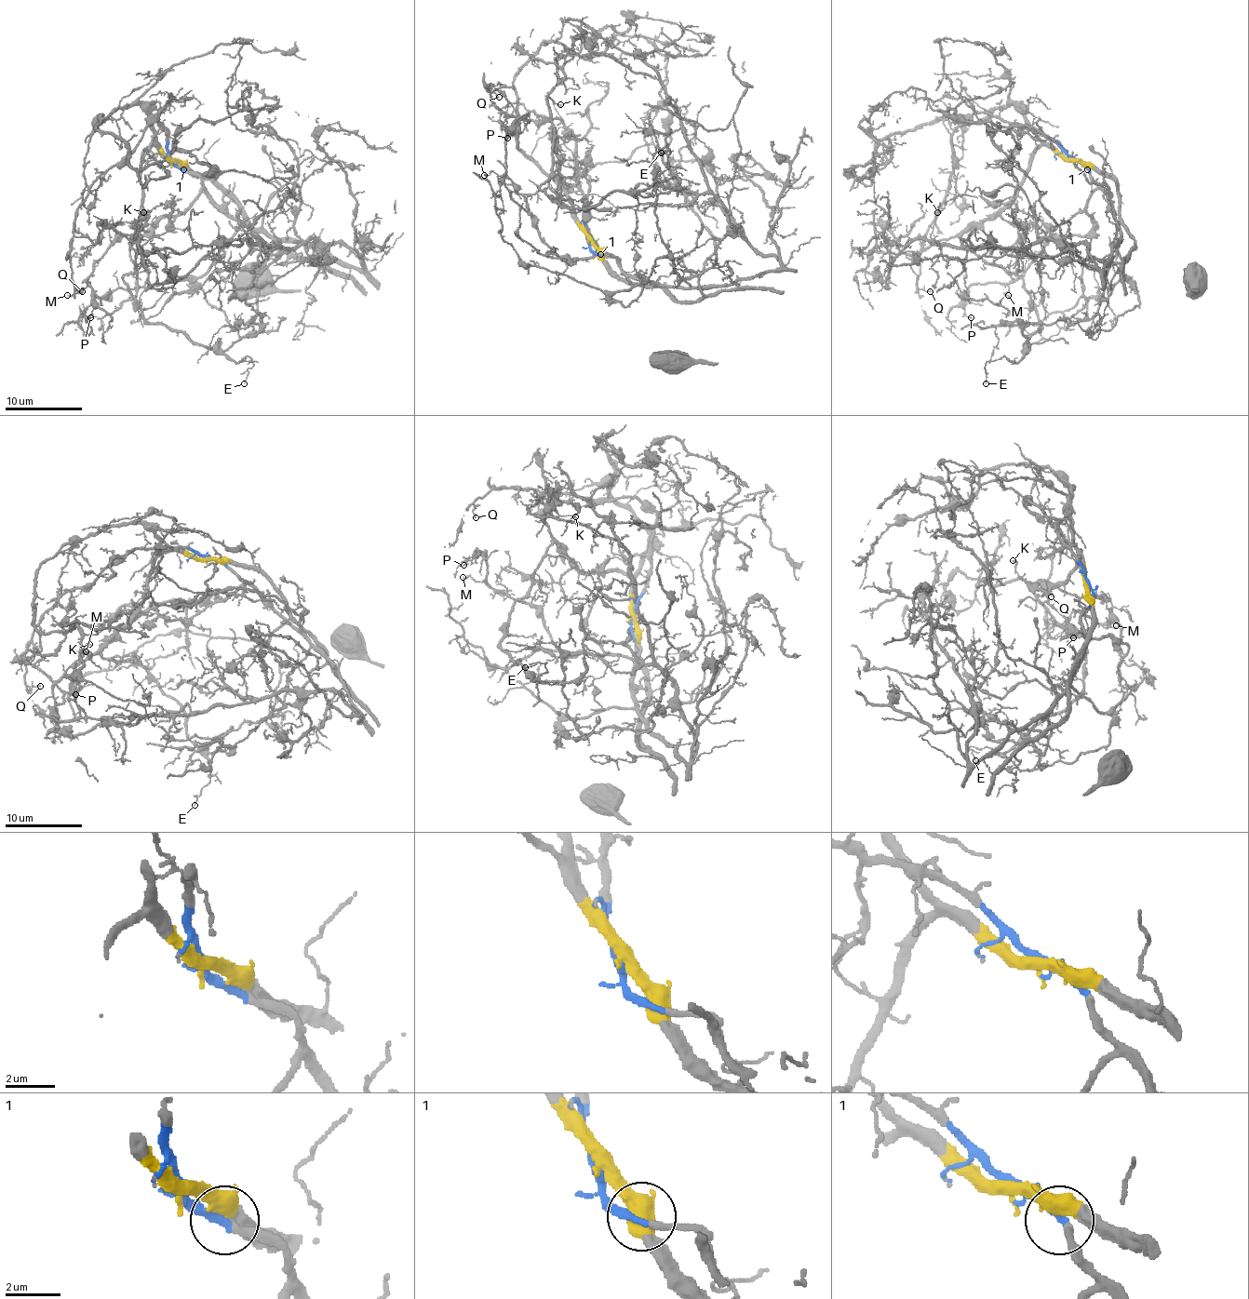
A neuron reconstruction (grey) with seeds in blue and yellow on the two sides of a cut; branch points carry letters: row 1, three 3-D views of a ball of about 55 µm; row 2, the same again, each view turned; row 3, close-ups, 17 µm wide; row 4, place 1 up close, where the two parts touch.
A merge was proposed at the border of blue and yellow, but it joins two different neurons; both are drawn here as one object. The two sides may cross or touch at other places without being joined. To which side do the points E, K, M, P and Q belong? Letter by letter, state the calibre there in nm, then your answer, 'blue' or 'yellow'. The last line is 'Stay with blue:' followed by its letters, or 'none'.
E: 90 nm thick; yellow
K: 100 nm thick; yellow
M: 110 nm thick; blue
P: 80 nm thick; blue
Q: 130 nm thick; blue
Stay with blue: M, P, Q

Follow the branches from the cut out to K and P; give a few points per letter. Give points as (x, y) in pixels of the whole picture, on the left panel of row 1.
K: (173, 159), (155, 146), (144, 152), (141, 223), (130, 241), (144, 211)
P: (171, 159), (200, 179), (200, 191), (182, 211), (161, 216), (142, 234), (119, 236), (94, 263), (90, 318)

